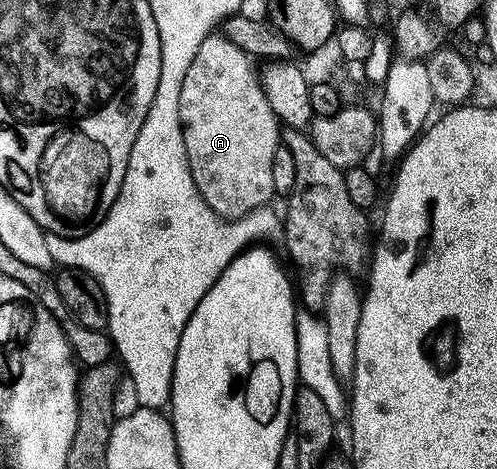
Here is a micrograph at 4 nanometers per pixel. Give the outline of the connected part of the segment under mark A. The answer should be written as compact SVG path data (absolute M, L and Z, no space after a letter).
M212 33L201 41L197 57L181 81L180 125L183 126L187 164L201 197L223 219L239 219L253 209L266 207L275 195L273 189L273 153L281 146L281 124L273 113L259 83L252 56L247 55L222 33Z

